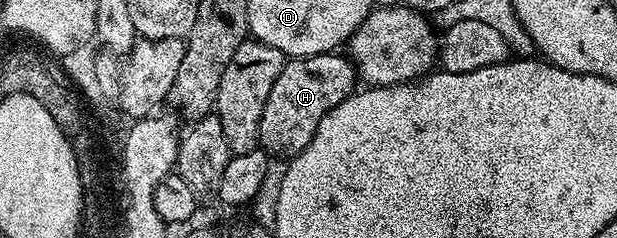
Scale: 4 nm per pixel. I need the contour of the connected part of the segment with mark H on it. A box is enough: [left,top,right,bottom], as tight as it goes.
[259,53,356,161]

